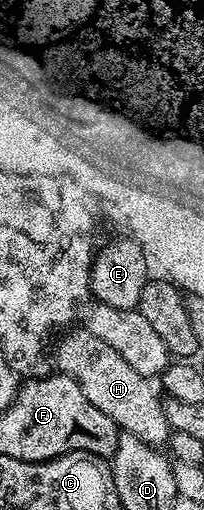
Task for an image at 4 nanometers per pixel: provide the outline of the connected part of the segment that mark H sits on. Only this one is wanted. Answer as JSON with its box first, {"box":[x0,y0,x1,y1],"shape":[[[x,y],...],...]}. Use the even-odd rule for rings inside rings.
{"box":[56,326,171,446],"shape":[[[84,326],[78,327],[78,332],[73,331],[66,331],[62,335],[66,336],[57,344],[56,371],[81,385],[83,394],[87,394],[87,402],[103,410],[107,418],[117,423],[121,432],[135,434],[135,438],[154,446],[168,445],[171,429],[154,381],[139,374],[139,370],[134,370],[116,350],[111,350],[107,342],[95,338],[95,334],[88,332]]]}

